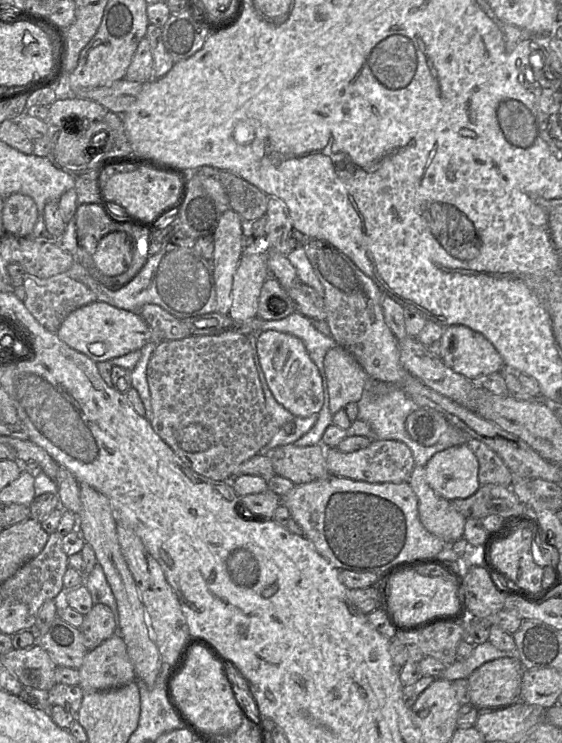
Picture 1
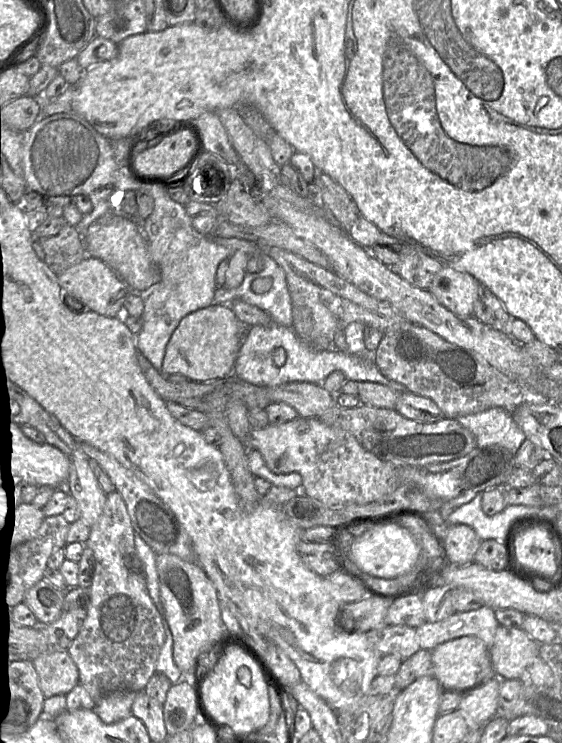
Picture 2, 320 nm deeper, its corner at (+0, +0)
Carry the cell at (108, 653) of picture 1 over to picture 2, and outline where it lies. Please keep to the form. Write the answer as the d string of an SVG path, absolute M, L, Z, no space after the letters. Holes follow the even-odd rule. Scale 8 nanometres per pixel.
M68 651L38 657L40 687L46 698L67 695L79 684L79 672Z

